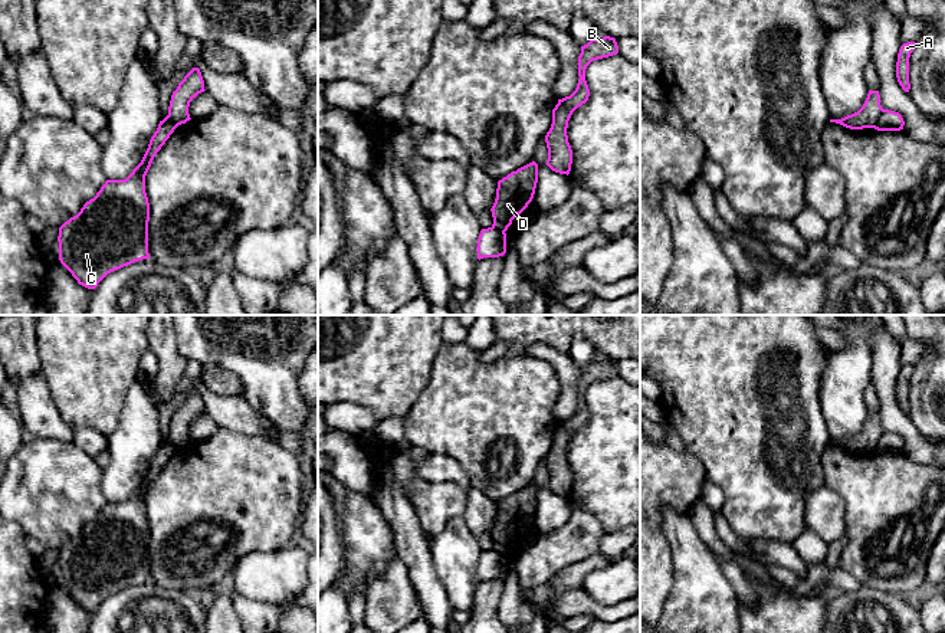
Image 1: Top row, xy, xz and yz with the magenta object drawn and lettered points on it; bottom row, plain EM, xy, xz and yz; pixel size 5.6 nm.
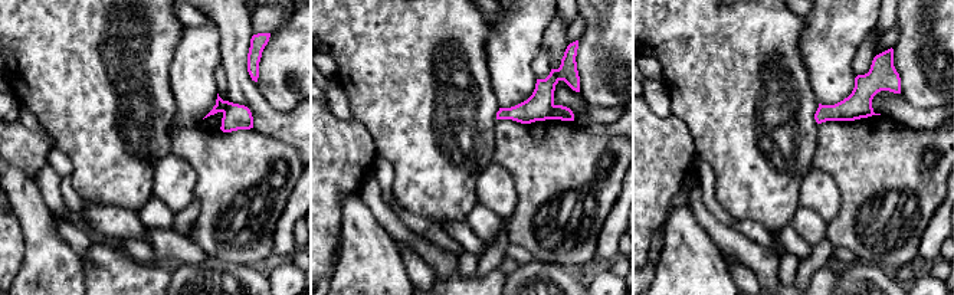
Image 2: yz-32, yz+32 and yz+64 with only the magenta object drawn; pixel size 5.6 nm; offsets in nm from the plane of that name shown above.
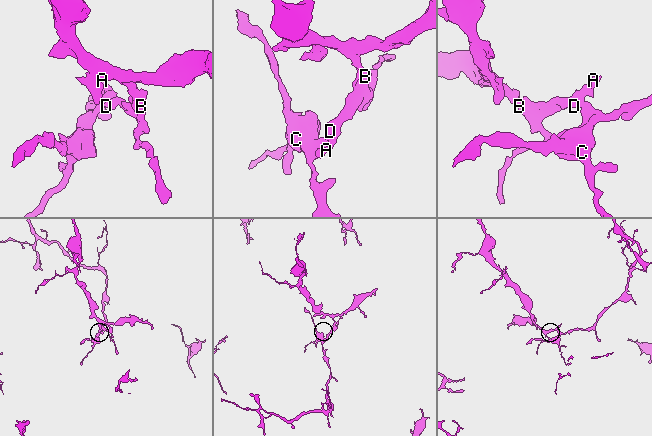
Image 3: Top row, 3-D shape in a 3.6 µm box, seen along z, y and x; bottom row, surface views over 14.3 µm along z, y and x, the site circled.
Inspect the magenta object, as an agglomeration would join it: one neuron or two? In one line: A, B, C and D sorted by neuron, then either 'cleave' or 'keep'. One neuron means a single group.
A B D / C | cleave

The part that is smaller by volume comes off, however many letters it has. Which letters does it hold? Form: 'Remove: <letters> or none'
Remove: C

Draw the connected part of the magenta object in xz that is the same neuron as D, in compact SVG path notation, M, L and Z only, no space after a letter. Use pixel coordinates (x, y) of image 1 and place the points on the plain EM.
M535 483L512 493L498 504L496 521L490 531L493 550L506 554L512 542L532 524L538 505L538 486Z

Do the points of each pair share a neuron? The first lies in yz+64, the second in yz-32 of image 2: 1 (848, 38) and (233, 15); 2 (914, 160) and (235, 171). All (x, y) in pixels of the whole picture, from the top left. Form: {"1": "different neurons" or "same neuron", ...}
{"1": "different neurons", "2": "same neuron"}

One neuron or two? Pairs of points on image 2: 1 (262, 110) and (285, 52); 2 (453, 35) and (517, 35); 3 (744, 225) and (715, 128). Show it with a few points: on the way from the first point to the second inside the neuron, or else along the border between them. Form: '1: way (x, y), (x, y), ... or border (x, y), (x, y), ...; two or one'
1: border (255, 82), (276, 110), (295, 107); two
2: border (488, 17), (487, 68); two
3: border (734, 216), (754, 219), (773, 235); two

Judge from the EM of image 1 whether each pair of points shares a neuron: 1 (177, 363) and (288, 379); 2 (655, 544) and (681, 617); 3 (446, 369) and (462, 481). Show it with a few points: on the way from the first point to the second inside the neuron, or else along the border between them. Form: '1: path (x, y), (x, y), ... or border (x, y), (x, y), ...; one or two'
1: border (173, 330), (177, 338), (177, 350), (187, 360); two
2: border (670, 554), (672, 589), (659, 617); two
3: border (427, 451), (450, 455), (479, 491); two

